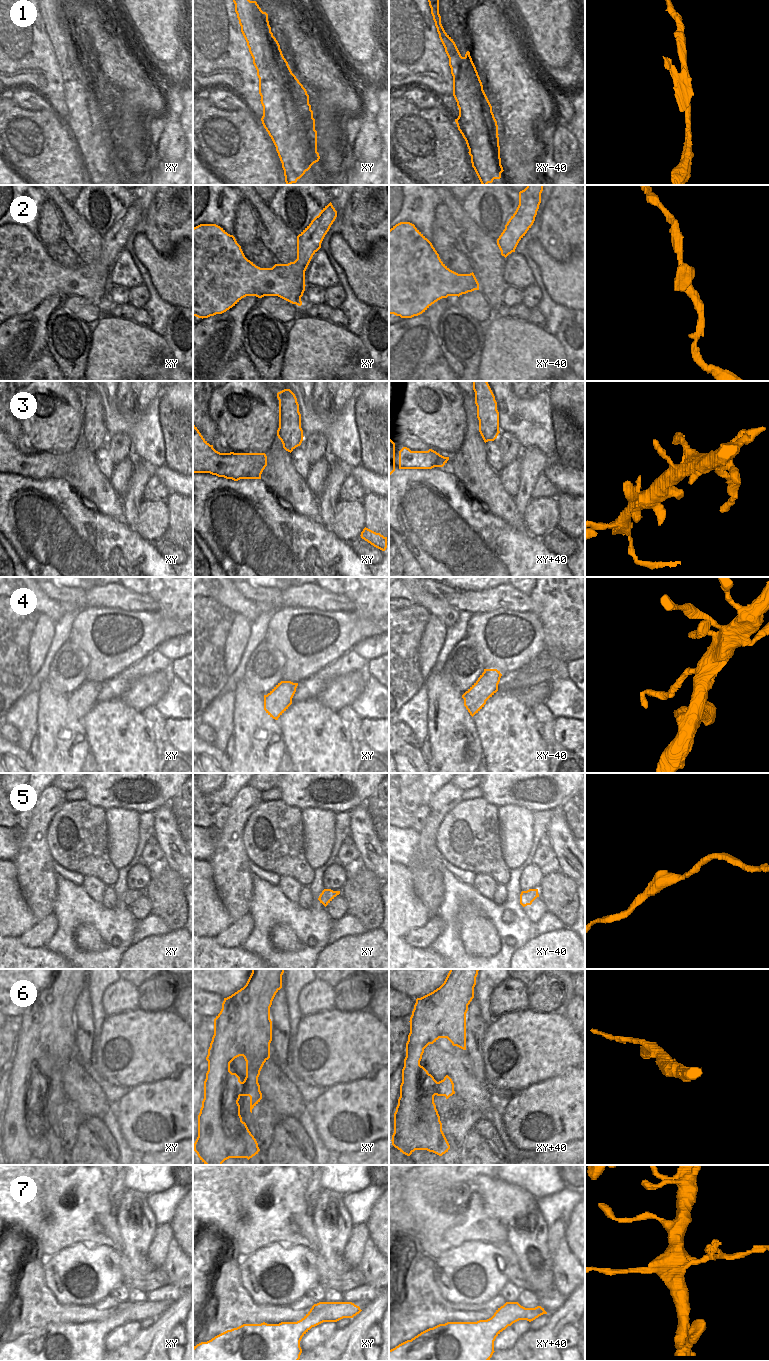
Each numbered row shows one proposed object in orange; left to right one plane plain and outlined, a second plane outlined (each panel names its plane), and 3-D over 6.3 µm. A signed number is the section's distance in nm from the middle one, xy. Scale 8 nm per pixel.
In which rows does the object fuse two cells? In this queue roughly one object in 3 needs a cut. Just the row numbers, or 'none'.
1, 3, 4, 7

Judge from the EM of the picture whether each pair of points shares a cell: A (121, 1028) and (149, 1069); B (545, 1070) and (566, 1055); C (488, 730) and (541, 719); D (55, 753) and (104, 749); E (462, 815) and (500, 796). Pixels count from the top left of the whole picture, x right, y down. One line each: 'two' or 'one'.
A: one
B: one
C: two
D: two
E: two

